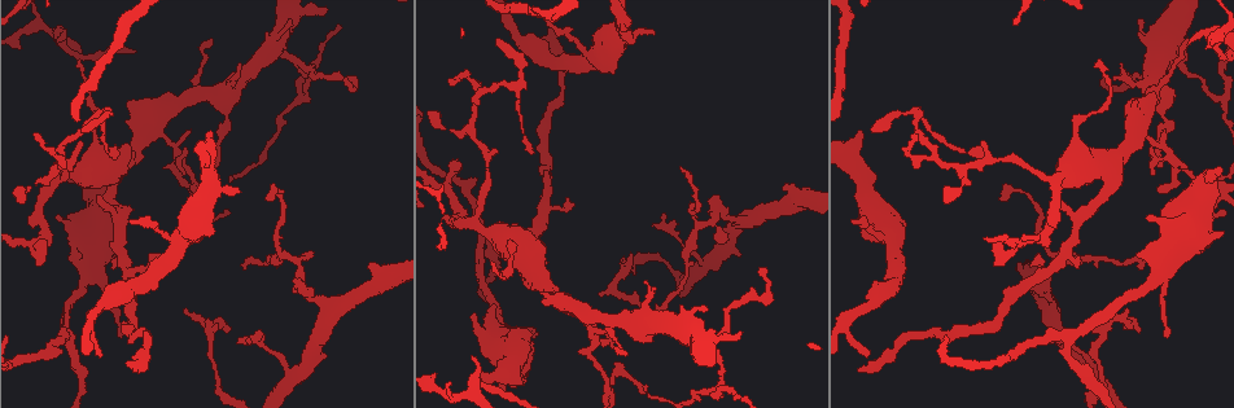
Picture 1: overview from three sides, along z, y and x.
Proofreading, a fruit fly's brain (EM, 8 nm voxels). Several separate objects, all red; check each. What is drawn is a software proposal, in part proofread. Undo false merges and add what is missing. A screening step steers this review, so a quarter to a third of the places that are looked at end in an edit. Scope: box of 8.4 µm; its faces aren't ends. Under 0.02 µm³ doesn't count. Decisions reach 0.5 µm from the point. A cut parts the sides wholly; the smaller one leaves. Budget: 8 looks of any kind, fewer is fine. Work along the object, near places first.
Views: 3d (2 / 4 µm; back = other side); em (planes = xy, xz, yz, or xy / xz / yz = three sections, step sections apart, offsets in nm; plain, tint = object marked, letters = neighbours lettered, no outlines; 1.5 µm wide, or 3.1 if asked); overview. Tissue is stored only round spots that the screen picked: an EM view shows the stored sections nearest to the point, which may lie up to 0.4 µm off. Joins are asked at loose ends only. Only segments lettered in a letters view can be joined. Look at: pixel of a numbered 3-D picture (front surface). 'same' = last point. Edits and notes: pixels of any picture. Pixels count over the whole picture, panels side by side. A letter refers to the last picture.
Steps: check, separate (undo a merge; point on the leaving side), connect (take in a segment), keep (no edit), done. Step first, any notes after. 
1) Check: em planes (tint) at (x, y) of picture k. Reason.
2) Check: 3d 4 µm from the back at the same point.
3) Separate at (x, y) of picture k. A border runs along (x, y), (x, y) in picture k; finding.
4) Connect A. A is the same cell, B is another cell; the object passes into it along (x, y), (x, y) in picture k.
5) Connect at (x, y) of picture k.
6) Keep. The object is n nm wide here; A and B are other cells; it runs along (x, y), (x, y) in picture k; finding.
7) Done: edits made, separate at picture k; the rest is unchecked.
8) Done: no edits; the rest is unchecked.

Check: em yz step 4 (tint) at (69, 333) of picture 1.

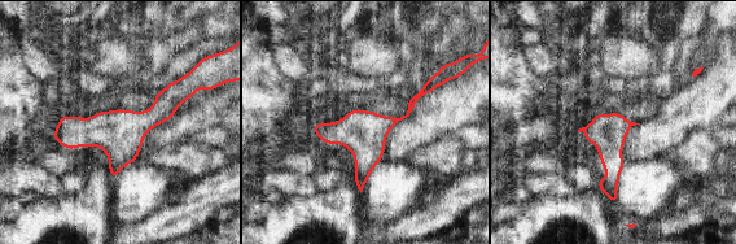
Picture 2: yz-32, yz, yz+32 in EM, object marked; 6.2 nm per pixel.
Check: em xz step 8 (tint) at the same point. Another direction.

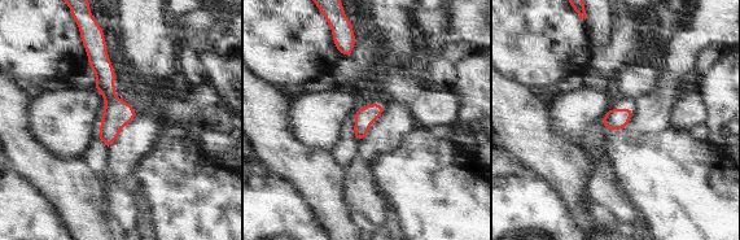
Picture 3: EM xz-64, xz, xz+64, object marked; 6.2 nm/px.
Check: em xz step 8 (letters) at the same point.

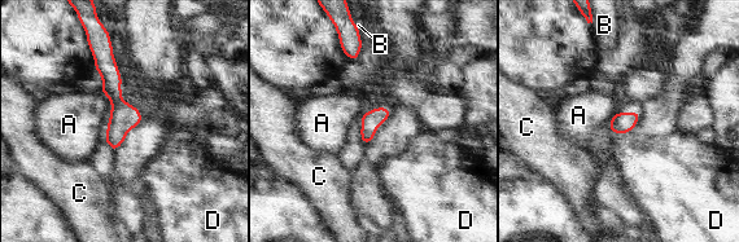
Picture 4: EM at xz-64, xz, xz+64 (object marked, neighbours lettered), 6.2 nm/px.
Keep. A, B, C and D are other cells; a border runs along (615, 113), (607, 123) in picture 4; all the same neuron.

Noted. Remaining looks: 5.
Check: 3d 4 µm at (137, 373) of picture 1. Long arm stops here.

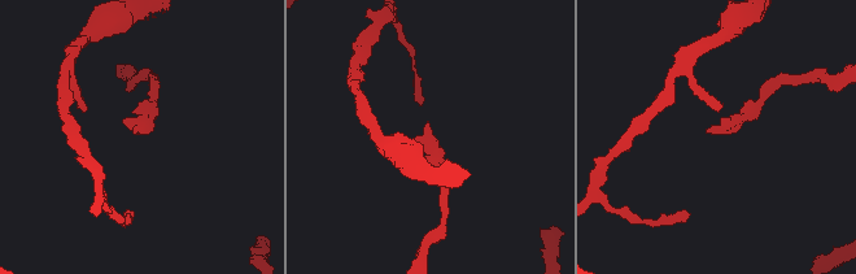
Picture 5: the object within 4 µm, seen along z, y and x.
Check: em planes (letters) at (708, 132) of picture 5. Shape alone is not enough.

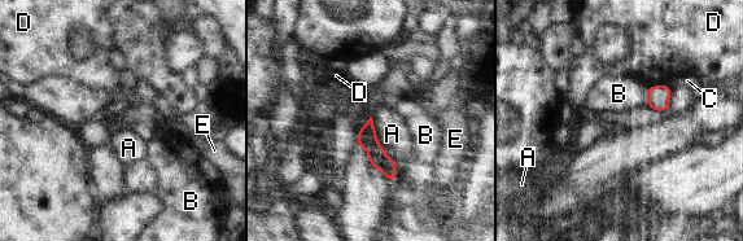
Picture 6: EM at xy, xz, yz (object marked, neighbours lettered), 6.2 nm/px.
Keep. A, B, C, D and E are other cells; none of them fits.

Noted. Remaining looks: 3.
Check: em planes (letters) at (211, 39) of picture 1. Branch stops here.

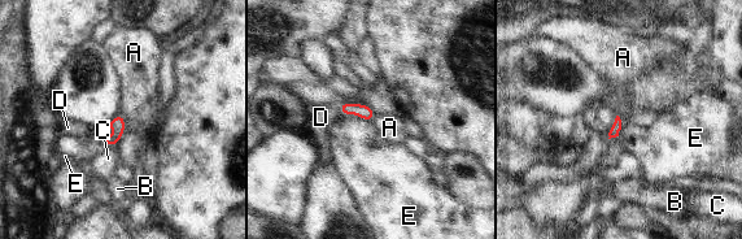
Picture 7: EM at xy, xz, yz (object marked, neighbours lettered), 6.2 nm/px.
Keep. The longest contact is with A, 200 nm; A, B, C, D and E are other cells; a border runs along (121, 113), (123, 133), (114, 144) in picture 7; none of them fits.

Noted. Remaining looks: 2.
Check: 3d 4 µm at (1103, 78) of picture 1.

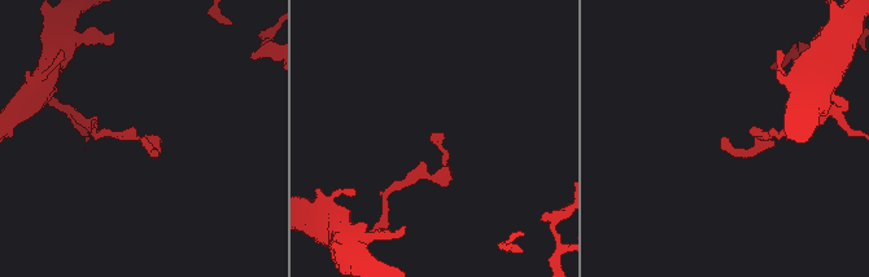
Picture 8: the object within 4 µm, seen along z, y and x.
Check: em planes (letters) at (721, 139) of picture 8. Shape alone is not enough.

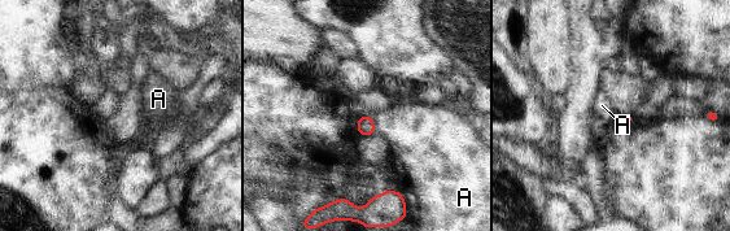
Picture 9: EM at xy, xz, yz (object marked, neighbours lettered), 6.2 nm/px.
Keep. The longest contact is with A, 150 nm; A is another cell; a border runs along (359, 116), (372, 118), (375, 133) in picture 9; no lettered segment goes on from it.

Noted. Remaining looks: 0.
Done: no edits; the rest is unchecked.

